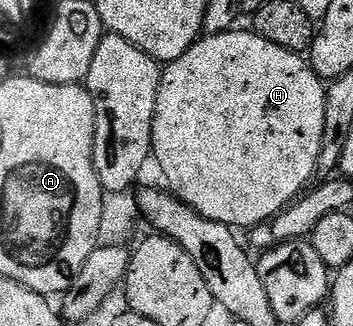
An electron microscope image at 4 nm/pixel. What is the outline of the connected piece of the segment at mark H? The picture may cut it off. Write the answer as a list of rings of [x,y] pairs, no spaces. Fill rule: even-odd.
[[[251,29],[197,39],[182,57],[163,68],[158,101],[154,101],[152,155],[168,182],[167,190],[202,217],[233,229],[269,222],[313,182],[312,174],[317,174],[326,125],[325,90],[325,80],[317,77],[303,54],[282,49]]]

